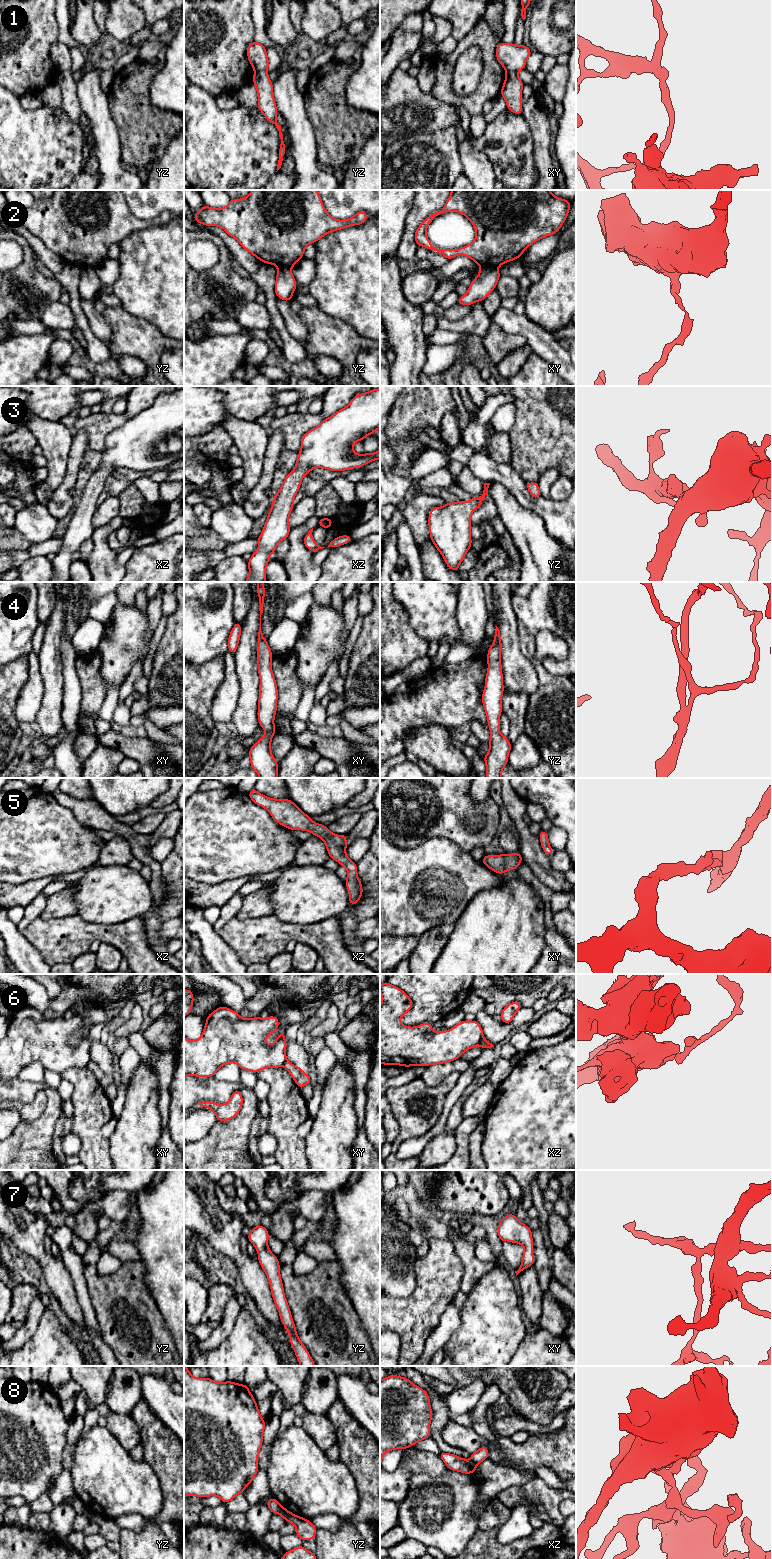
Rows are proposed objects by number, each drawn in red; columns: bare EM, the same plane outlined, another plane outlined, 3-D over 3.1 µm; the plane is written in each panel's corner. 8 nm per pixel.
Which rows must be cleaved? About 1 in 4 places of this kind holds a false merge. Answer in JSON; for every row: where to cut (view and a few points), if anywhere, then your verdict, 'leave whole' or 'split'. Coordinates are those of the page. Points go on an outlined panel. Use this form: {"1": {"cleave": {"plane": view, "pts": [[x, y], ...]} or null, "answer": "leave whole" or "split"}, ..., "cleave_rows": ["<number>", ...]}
{"1": {"cleave": {"plane": "yz", "pts": [[266, 70], [257, 70], [255, 72]]}, "answer": "split"}, "2": {"cleave": {"plane": "xy", "pts": [[481, 265], [497, 268]]}, "answer": "split"}, "3": {"cleave": null, "answer": "leave whole"}, "4": {"cleave": null, "answer": "leave whole"}, "5": {"cleave": null, "answer": "leave whole"}, "6": {"cleave": {"plane": "xz", "pts": [[482, 1036], [479, 1044]]}, "answer": "split"}, "7": {"cleave": null, "answer": "leave whole"}, "8": {"cleave": {"plane": "yz", "pts": [[283, 1507], [278, 1513]]}, "answer": "split"}, "cleave_rows": ["1", "2", "6", "8"]}

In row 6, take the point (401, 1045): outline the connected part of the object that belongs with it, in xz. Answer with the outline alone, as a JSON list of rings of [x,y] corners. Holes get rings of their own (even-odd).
[[[385,982],[380,985],[382,1001],[380,1005],[380,1064],[428,1066],[452,1062],[461,1055],[480,1045],[483,1029],[476,1020],[463,1020],[453,1026],[450,1031],[432,1031],[431,1022],[424,1022],[415,1027],[400,1023],[400,1018],[413,1007],[411,998],[400,988]]]

